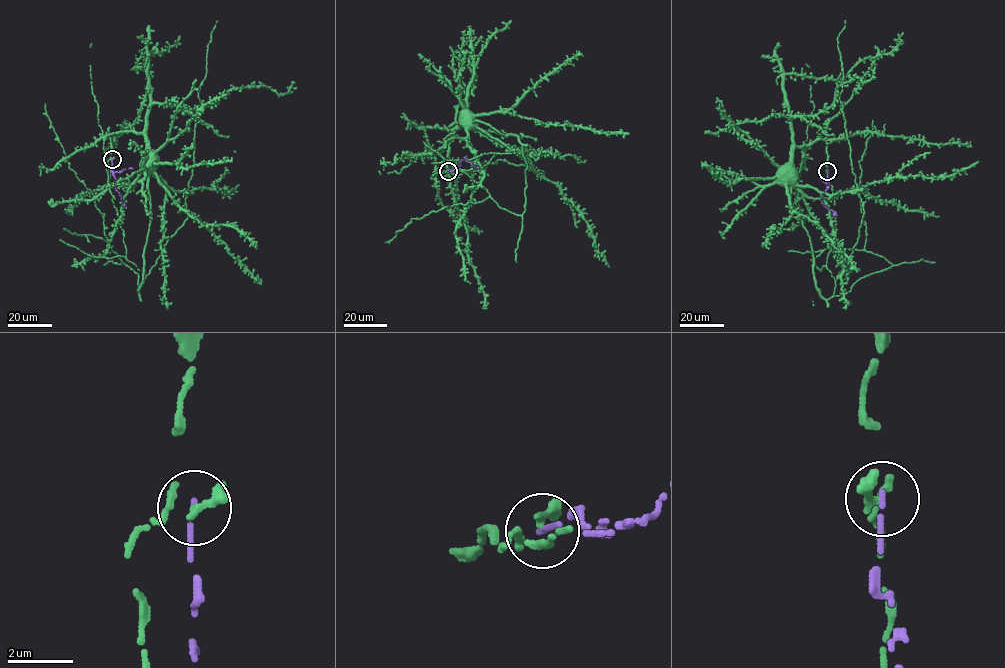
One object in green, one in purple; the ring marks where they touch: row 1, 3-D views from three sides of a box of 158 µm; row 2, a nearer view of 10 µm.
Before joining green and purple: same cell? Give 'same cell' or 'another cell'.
another cell

